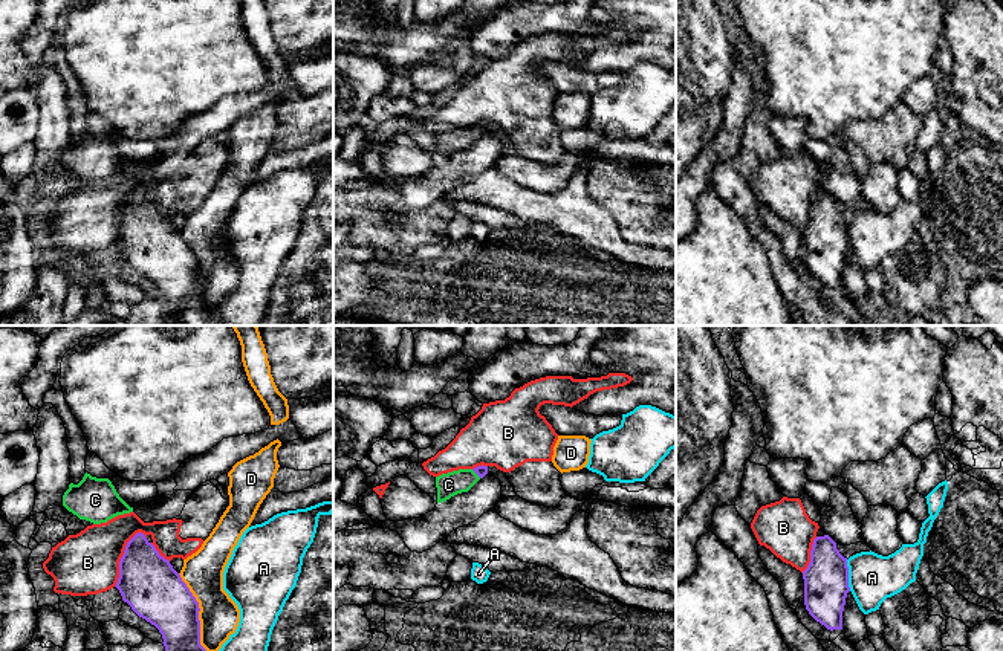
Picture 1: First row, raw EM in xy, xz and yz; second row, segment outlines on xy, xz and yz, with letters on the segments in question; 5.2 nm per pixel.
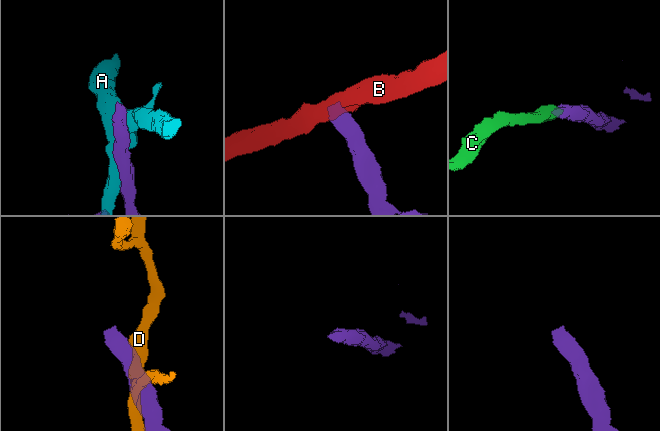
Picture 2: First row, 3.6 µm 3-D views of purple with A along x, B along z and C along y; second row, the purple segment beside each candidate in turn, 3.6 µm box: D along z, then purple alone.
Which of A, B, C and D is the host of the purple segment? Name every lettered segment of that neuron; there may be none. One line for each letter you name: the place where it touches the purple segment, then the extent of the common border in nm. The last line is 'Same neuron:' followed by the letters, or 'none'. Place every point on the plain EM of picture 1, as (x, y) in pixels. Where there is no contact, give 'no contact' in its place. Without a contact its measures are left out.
C: xz (476, 130) | 70 nm
Same neuron: C

